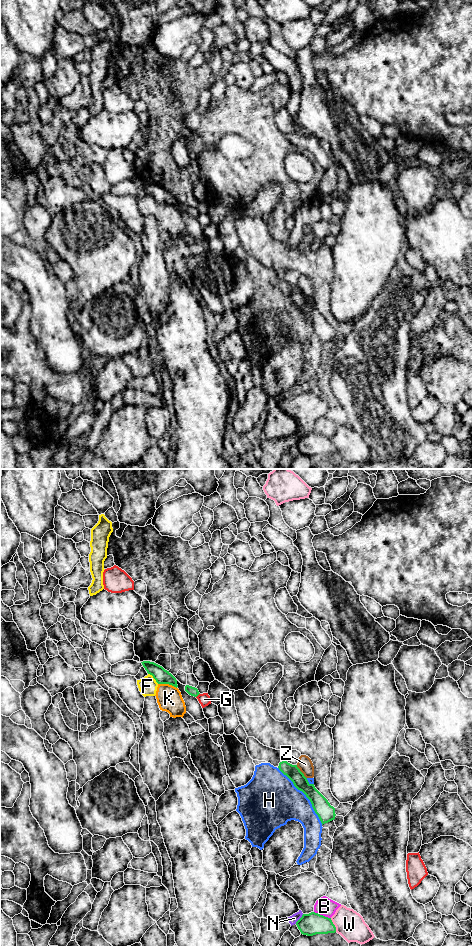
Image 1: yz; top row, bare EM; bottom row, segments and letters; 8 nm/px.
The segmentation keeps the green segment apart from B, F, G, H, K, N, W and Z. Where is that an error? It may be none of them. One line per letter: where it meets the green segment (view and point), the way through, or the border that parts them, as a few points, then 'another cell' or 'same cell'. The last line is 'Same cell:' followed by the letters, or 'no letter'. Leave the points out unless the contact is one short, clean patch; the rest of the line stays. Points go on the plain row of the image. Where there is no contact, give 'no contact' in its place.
B: meets green in yz at (322, 435); another cell
F: meets green in yz at (153, 197); border along yz (148, 193), (158, 203); another cell
G: meets green in yz at (198, 214); another cell
H: meets green in yz at (305, 314); another cell
K: meets green in yz at (167, 203); another cell
N: meets green in yz at (299, 439); another cell
W: meets green in yz at (334, 445); another cell
Z: meets green in yz at (301, 292); border along yz (296, 285), (306, 298); another cell
Same cell: no letter

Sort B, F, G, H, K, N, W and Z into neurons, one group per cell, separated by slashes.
B / F K / G / H / N / W / Z

